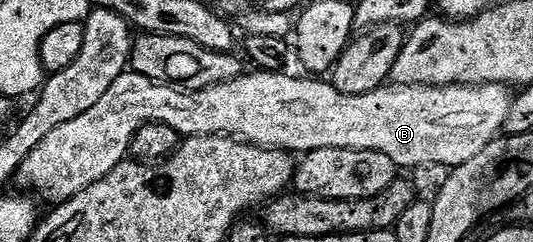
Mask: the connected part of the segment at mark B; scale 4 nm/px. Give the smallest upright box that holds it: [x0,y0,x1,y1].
[17,71,512,203]

